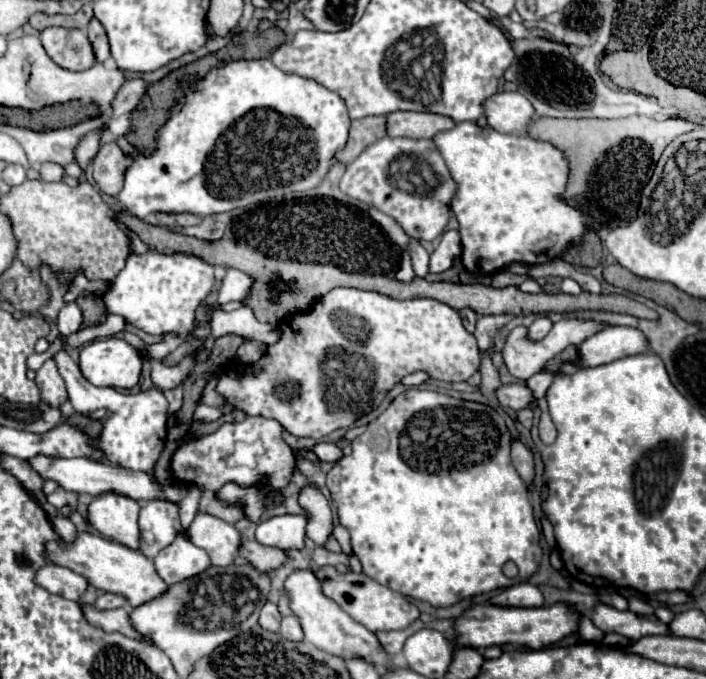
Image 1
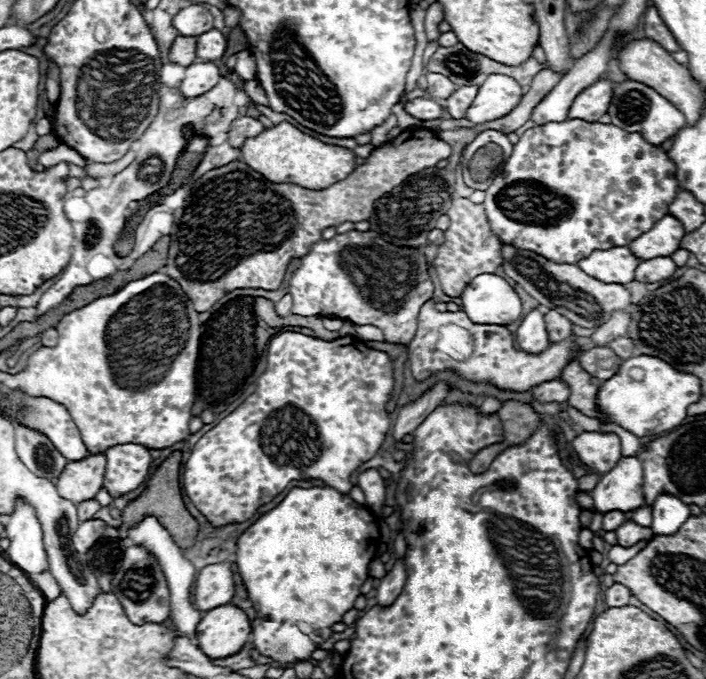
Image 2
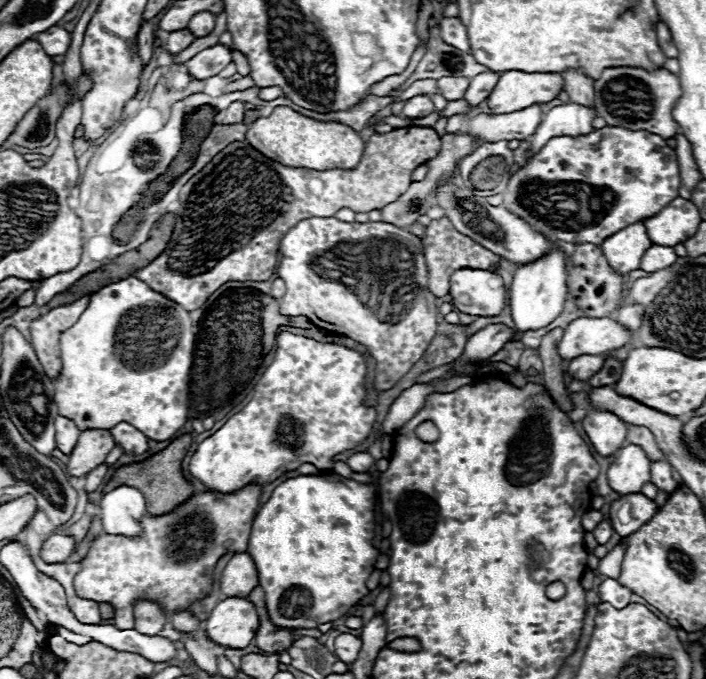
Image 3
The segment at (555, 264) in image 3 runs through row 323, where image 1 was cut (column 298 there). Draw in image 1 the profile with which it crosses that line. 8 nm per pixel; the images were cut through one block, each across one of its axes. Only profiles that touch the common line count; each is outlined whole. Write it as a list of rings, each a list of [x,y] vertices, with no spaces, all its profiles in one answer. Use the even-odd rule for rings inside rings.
[[[304,514],[274,516],[258,524],[256,540],[264,546],[274,546],[284,552],[302,550],[306,540],[308,518]]]

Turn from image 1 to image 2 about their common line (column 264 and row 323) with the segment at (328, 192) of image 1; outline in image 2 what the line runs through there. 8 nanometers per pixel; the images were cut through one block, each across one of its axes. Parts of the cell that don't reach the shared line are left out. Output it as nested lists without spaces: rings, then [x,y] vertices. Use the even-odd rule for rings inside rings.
[[[238,296],[222,304],[204,324],[204,334],[200,342],[200,356],[196,368],[196,402],[192,414],[198,416],[202,410],[210,408],[214,414],[222,412],[230,402],[242,396],[242,392],[254,382],[254,368],[258,360],[264,356],[266,344],[274,334],[280,330],[292,331],[293,326],[306,326],[318,332],[322,328],[322,320],[316,316],[298,316],[290,314],[286,318],[278,316],[274,310],[274,302],[268,298],[252,298],[252,296]]]

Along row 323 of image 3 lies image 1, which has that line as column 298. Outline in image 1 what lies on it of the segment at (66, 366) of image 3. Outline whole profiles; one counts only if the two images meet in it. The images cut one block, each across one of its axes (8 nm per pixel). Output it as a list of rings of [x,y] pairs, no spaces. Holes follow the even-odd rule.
[[[266,58],[228,62],[226,66],[208,72],[206,78],[198,80],[196,84],[192,84],[188,88],[188,94],[184,96],[184,100],[176,108],[172,108],[170,120],[160,130],[158,148],[152,154],[142,154],[142,156],[132,160],[132,168],[124,176],[124,188],[120,190],[120,194],[116,198],[122,204],[122,208],[126,212],[130,212],[132,216],[136,216],[136,218],[146,218],[146,216],[156,214],[156,212],[192,212],[192,214],[199,215],[202,219],[232,210],[239,210],[242,211],[242,214],[246,214],[256,210],[256,208],[262,208],[262,206],[270,204],[272,200],[282,202],[284,198],[292,196],[292,192],[298,194],[303,190],[316,186],[316,184],[320,184],[322,176],[334,164],[336,150],[340,150],[346,144],[348,128],[350,128],[350,118],[348,118],[348,110],[344,106],[344,100],[338,94],[332,94],[330,90],[324,90],[324,86],[320,86],[318,82],[312,82],[308,78],[300,78],[296,74],[284,74],[282,70],[278,70]]]

